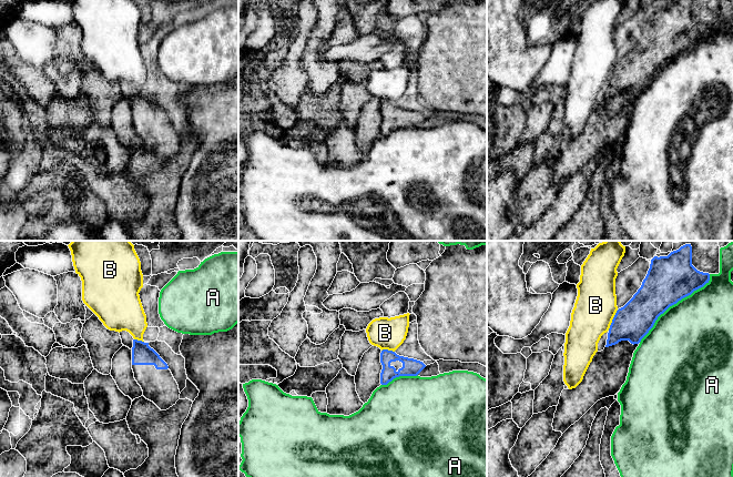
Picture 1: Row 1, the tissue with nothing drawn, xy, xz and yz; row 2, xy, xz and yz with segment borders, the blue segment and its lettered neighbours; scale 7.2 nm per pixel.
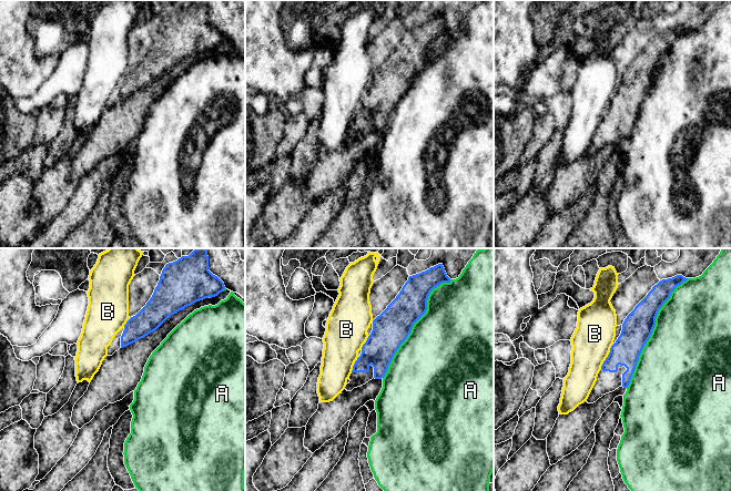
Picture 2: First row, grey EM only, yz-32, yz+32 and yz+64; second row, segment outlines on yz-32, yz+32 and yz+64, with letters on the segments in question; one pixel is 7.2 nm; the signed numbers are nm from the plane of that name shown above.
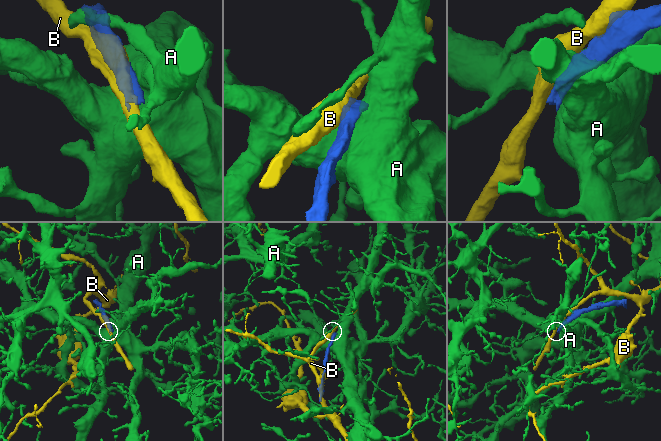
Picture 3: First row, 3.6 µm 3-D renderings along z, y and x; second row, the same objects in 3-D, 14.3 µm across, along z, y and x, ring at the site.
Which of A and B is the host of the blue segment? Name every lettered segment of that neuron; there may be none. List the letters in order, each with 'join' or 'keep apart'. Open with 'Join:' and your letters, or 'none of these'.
Join: none of these
A: keep apart
B: keep apart

